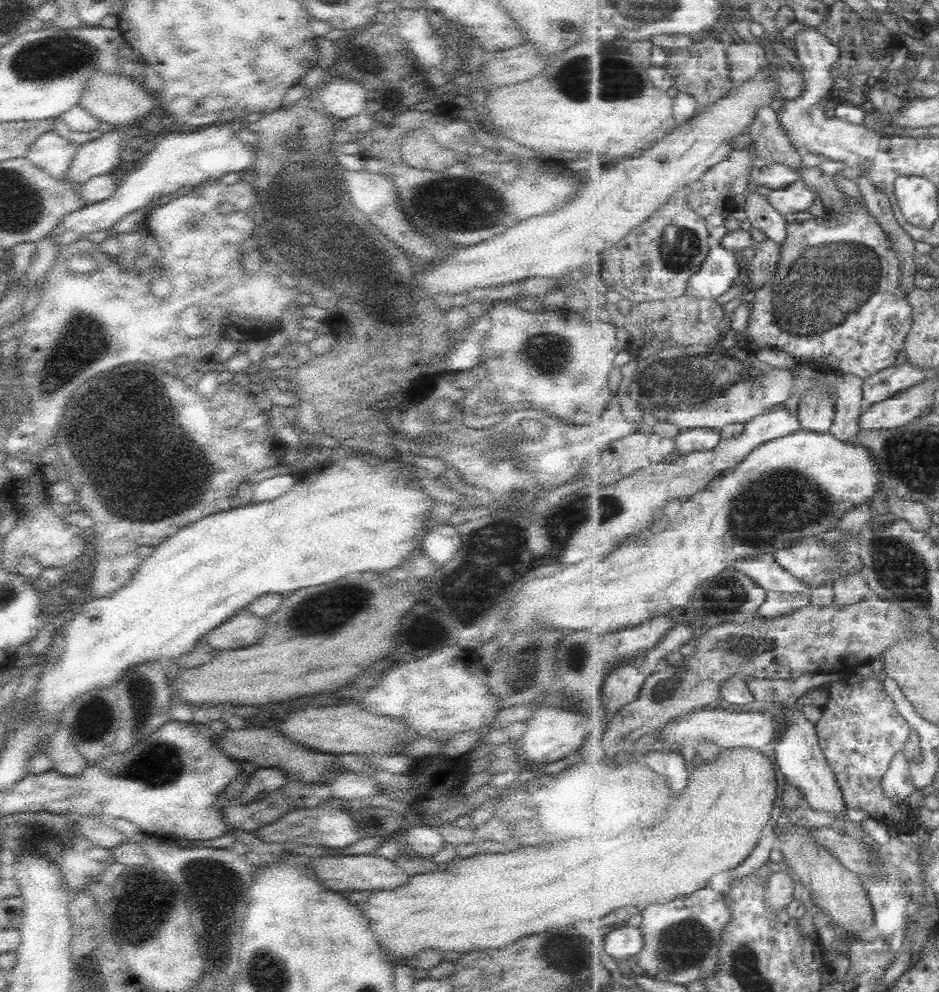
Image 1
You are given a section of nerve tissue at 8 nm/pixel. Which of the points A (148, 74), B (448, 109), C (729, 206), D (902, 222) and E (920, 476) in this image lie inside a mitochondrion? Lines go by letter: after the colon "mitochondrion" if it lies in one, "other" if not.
A: other
B: other
C: other
D: other
E: mitochondrion

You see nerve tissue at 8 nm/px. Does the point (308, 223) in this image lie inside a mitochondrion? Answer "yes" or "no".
yes

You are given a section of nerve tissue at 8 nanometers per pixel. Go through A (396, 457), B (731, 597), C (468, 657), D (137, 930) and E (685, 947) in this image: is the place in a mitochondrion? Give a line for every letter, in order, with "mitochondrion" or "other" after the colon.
A: other
B: mitochondrion
C: other
D: mitochondrion
E: mitochondrion

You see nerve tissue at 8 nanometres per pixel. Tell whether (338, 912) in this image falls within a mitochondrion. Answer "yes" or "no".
no

